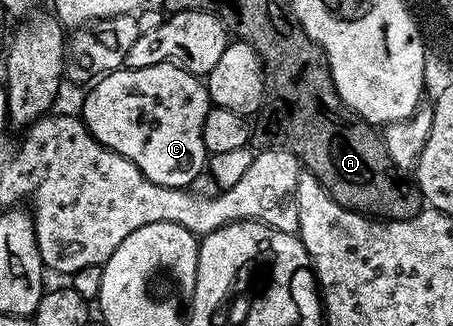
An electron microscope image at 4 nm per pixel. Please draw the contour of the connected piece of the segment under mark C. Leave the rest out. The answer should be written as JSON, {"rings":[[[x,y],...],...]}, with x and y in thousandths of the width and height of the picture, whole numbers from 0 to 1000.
{"rings":[[[351,190],[338,202],[325,202],[322,209],[296,209],[294,215],[267,209],[252,215],[245,227],[232,227],[210,242],[210,248],[201,255],[199,273],[203,273],[203,279],[188,294],[185,340],[181,340],[181,359],[188,380],[194,383],[194,399],[227,448],[243,454],[252,466],[260,466],[269,479],[278,479],[278,491],[287,491],[296,500],[333,558],[373,571],[375,577],[415,577],[422,555],[428,552],[439,531],[455,521],[455,488],[461,482],[461,469],[459,457],[450,451],[448,380],[464,334],[464,304],[457,261],[453,261],[435,230],[411,221],[400,202],[386,202],[382,190]]]}

